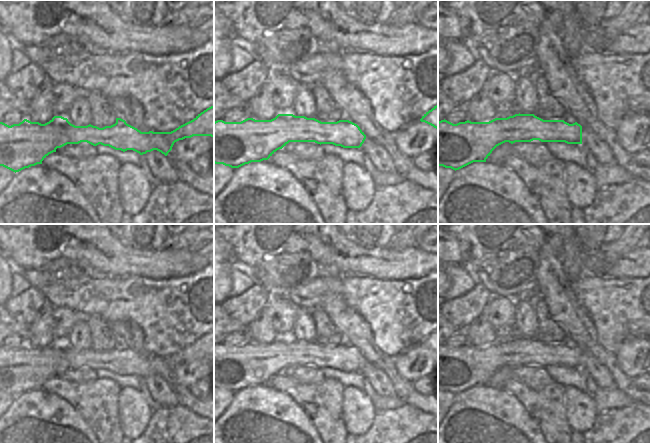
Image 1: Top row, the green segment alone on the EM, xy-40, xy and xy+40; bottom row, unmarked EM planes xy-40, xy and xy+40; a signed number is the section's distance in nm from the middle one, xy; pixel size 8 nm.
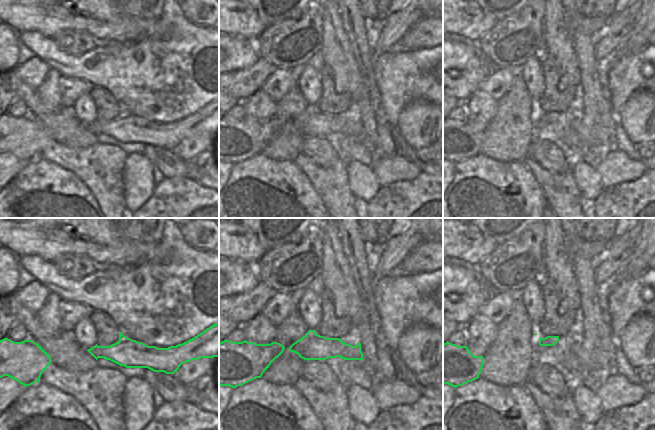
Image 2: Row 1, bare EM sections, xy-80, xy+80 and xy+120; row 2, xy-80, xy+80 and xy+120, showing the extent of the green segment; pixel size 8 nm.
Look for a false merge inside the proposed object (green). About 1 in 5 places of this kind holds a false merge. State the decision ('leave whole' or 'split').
leave whole

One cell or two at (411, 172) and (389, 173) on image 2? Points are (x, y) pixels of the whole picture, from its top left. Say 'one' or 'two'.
one

